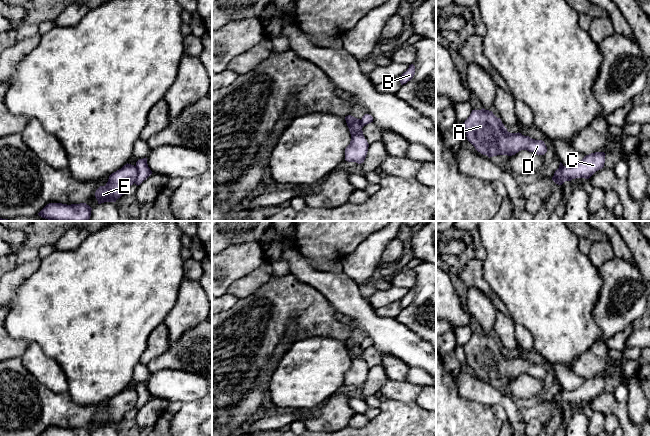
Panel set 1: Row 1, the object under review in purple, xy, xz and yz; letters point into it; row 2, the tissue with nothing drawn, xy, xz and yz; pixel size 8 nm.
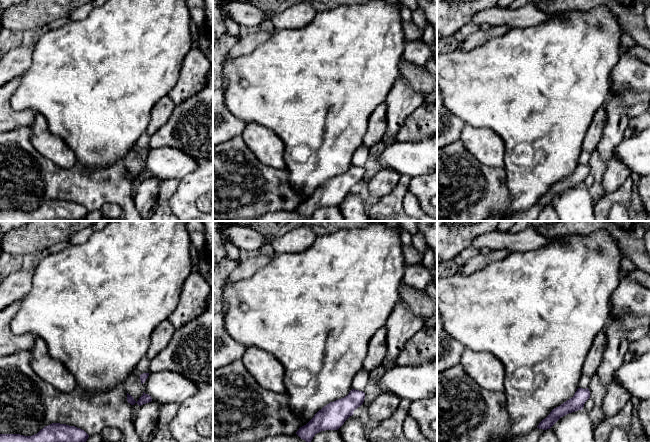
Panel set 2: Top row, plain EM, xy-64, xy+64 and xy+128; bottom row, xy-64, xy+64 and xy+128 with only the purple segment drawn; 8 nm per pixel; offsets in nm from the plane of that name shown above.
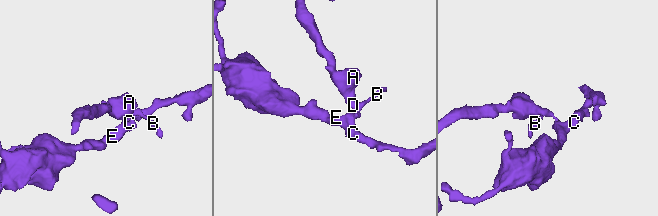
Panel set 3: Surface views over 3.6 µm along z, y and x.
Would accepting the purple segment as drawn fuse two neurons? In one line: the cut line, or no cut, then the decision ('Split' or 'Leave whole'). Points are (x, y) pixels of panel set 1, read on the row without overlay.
Split along xy (136, 390), (137, 401), (134, 406). Split

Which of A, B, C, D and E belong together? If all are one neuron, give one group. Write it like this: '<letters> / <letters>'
A B D / C E

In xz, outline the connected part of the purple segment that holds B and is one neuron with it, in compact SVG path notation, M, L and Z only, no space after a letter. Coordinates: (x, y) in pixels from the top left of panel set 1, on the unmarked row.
M413 288L409 289L409 292L406 296L404 296L400 301L399 305L401 309L406 308L408 305L410 305L415 298L415 290Z

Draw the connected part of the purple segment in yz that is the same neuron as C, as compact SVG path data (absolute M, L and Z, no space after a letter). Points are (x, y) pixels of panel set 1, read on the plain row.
M595 376L586 379L573 391L562 390L561 392L558 392L555 395L554 400L562 402L564 406L576 402L589 403L596 395L604 391L605 379L604 376Z

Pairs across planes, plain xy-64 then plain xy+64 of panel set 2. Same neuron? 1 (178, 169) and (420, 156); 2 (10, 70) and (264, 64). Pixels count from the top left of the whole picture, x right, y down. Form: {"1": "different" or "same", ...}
{"1": "same", "2": "different"}

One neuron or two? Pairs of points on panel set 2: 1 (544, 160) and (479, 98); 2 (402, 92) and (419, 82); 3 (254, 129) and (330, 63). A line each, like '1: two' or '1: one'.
1: one
2: two
3: two

